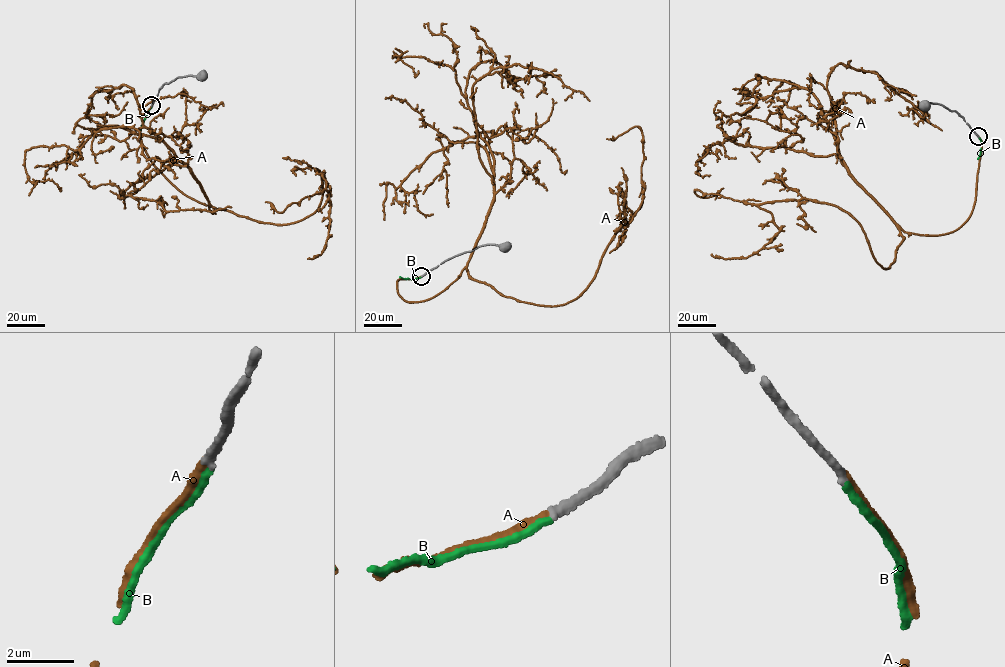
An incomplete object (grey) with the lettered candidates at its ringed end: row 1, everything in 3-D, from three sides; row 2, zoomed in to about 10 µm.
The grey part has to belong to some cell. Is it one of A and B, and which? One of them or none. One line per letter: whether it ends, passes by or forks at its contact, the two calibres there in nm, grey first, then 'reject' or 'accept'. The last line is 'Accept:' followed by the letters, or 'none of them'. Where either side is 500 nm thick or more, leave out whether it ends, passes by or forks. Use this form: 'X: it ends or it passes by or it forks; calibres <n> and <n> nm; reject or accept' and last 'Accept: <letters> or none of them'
A: it ends; calibres 280 and 240 nm; accept
B: it ends; calibres 280 and 200 nm; reject
Accept: A

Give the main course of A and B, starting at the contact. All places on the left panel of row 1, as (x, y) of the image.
A: (151, 105), (140, 138), (150, 161), (206, 206), (294, 223), (316, 210), (319, 170), (330, 224), (307, 259)
B: (152, 106), (139, 132)

